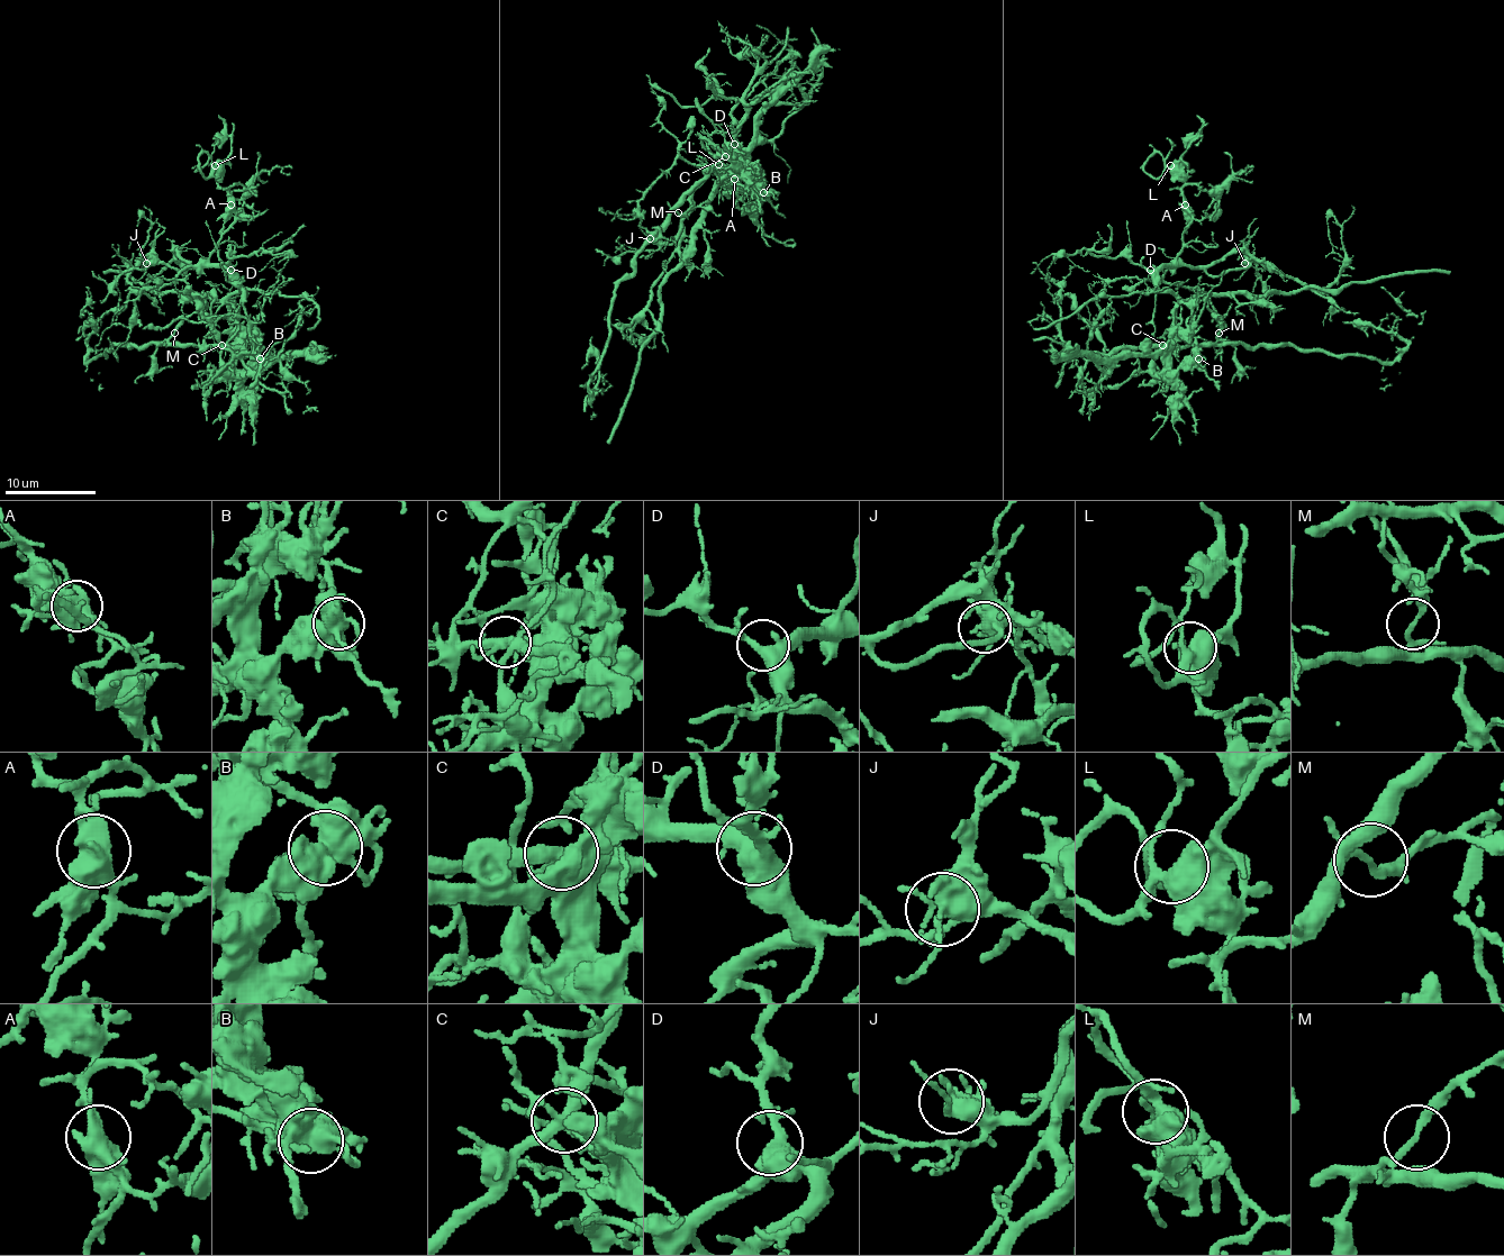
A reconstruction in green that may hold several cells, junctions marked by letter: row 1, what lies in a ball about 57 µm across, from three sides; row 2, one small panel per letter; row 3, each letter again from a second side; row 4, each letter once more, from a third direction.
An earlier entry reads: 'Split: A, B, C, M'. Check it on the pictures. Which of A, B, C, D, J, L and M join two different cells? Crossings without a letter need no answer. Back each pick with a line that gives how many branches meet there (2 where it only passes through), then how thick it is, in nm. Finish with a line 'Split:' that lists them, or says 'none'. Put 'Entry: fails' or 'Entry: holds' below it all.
A: Branches: 2. Thickness 650 nm
B: Branches: 5. Thickness 550 nm
C: Branches: 4. Thickness 320 nm
M: Branches: 3. Thickness 170 nm
Split: A, B, C, M
Entry: holds

